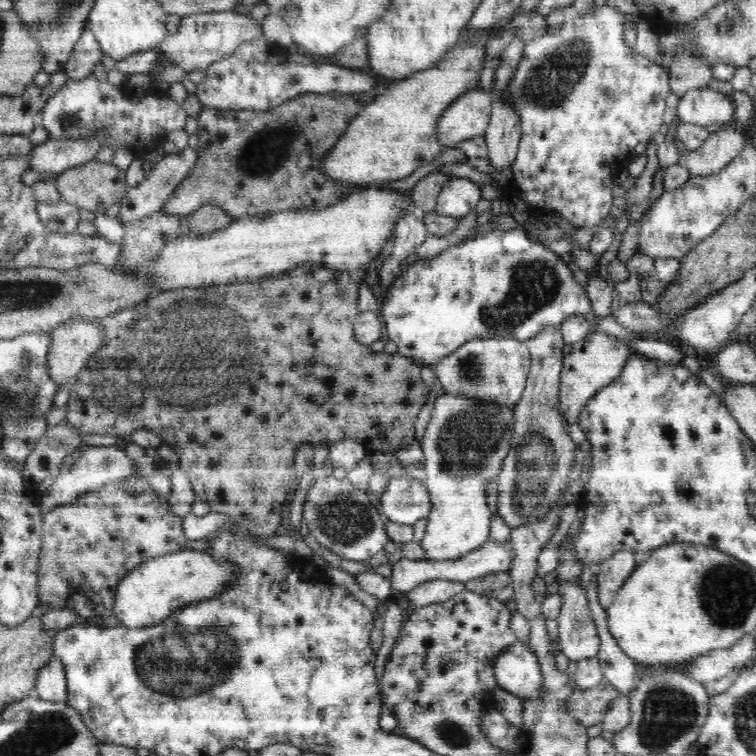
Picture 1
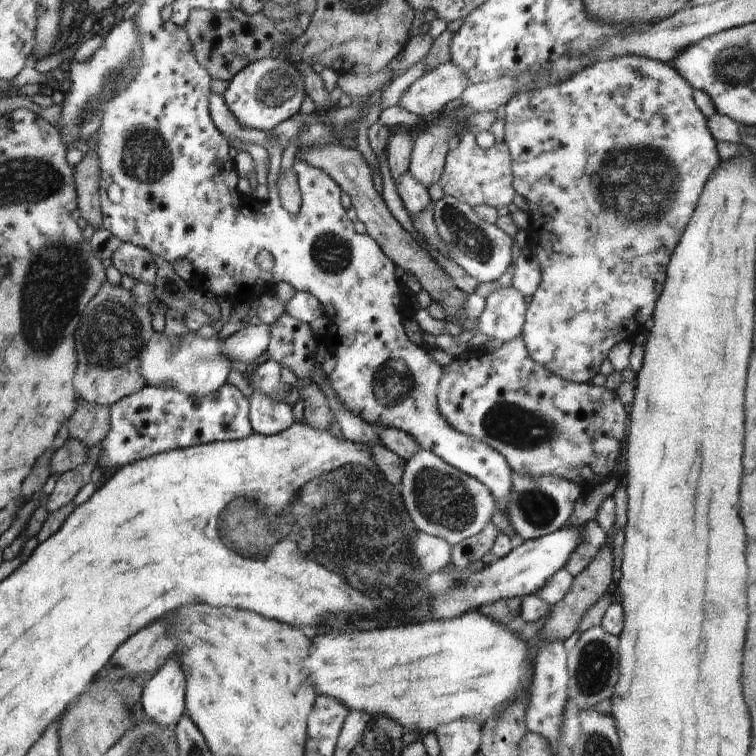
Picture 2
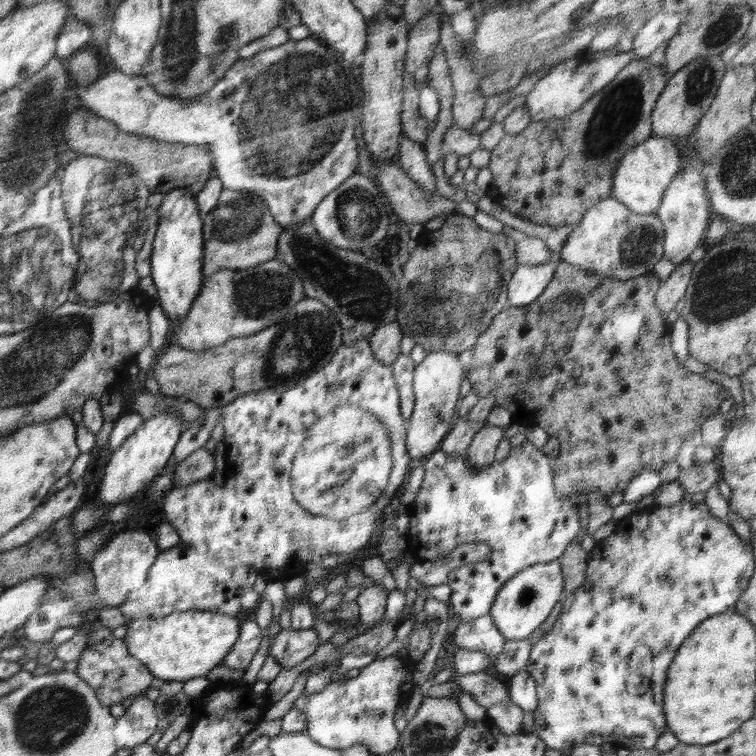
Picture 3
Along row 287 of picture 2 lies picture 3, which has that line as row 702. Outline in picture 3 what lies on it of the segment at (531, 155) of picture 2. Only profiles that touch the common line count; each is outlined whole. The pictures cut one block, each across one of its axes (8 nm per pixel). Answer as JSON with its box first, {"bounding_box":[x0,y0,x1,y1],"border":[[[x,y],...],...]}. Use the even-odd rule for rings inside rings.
{"bounding_box":[525,501,755,752],"border":[[[692,501],[680,502],[672,507],[653,506],[643,511],[633,511],[626,518],[611,524],[603,535],[598,536],[595,546],[588,555],[585,582],[564,599],[564,605],[560,610],[558,619],[553,624],[552,629],[532,645],[529,659],[525,666],[535,680],[536,694],[538,695],[538,706],[536,706],[533,713],[534,722],[536,723],[535,733],[544,741],[547,748],[567,752],[572,747],[581,744],[596,744],[596,746],[600,747],[601,744],[606,742],[614,744],[617,748],[628,748],[630,751],[652,748],[656,744],[658,736],[668,730],[664,718],[662,692],[664,692],[664,684],[666,684],[668,666],[670,666],[672,658],[676,656],[680,644],[692,634],[692,630],[703,620],[719,615],[730,608],[735,608],[736,601],[740,600],[740,595],[748,587],[754,570],[755,556],[751,541],[742,540],[730,524],[715,518],[704,501],[700,503],[693,503]],[[638,644],[644,644],[644,646],[648,646],[652,650],[652,664],[648,664],[648,668],[652,668],[652,676],[648,676],[648,684],[651,684],[651,687],[646,690],[646,693],[634,696],[626,689],[626,680],[628,680],[630,654],[636,650]]]}

